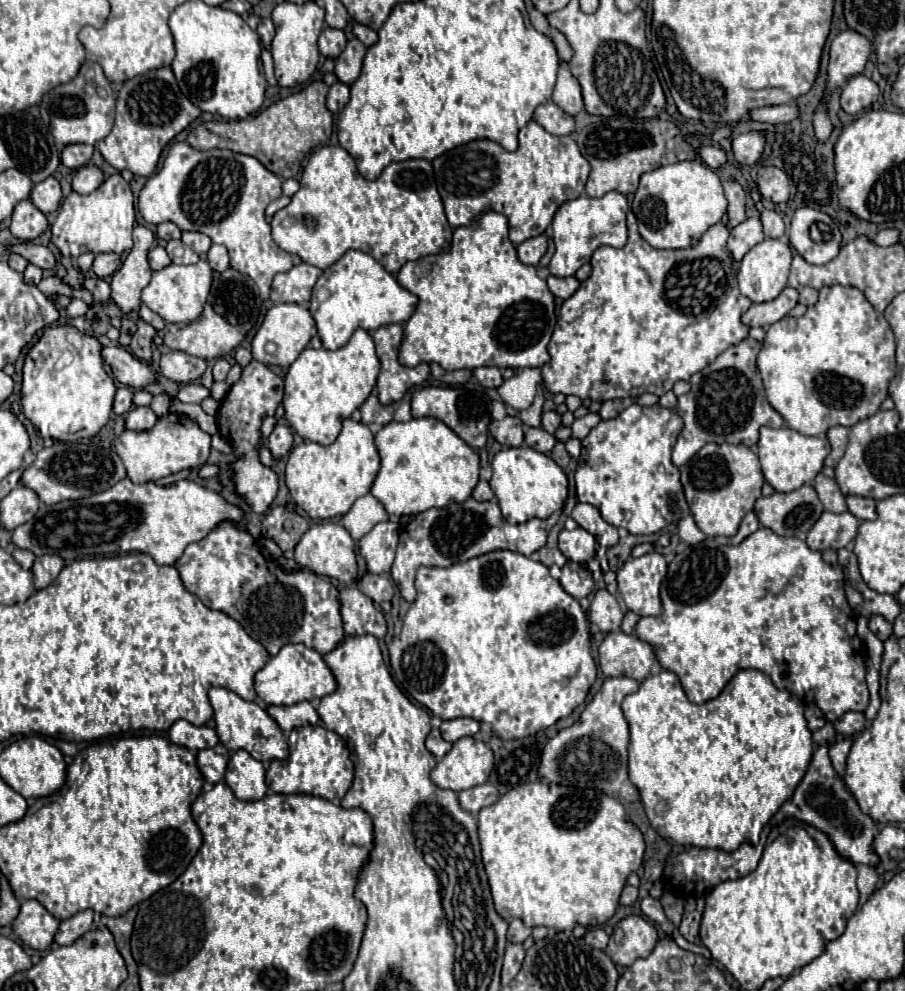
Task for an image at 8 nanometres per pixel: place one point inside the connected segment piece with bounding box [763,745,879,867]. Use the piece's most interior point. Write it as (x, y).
(820, 799)

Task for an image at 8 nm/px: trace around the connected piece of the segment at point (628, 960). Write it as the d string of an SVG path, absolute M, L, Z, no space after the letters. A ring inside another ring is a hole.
M629 915L615 925L605 953L617 965L629 967L635 959L647 957L653 951L657 939L659 935L651 921L641 915Z

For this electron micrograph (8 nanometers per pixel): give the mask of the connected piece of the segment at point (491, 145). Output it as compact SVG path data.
M529 121L519 131L517 151L513 151L513 153L505 151L499 143L489 141L489 139L471 141L471 143L459 145L459 147L439 155L433 161L433 171L435 171L437 191L439 191L443 205L445 205L447 221L453 229L463 227L463 225L471 225L473 219L477 221L487 211L497 211L509 219L509 239L513 245L519 245L525 239L531 239L535 235L545 233L545 229L551 225L553 215L561 203L565 203L569 199L577 199L579 195L583 195L591 167L589 167L587 159L579 153L577 143L569 135L567 137L551 135L539 123Z

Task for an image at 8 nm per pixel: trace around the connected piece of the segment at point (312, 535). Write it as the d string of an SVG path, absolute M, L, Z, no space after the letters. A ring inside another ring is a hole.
M333 521L313 523L311 529L301 537L295 547L295 561L301 567L315 571L321 577L337 579L339 583L353 585L357 581L357 561L355 561L355 541L351 539L349 531Z

